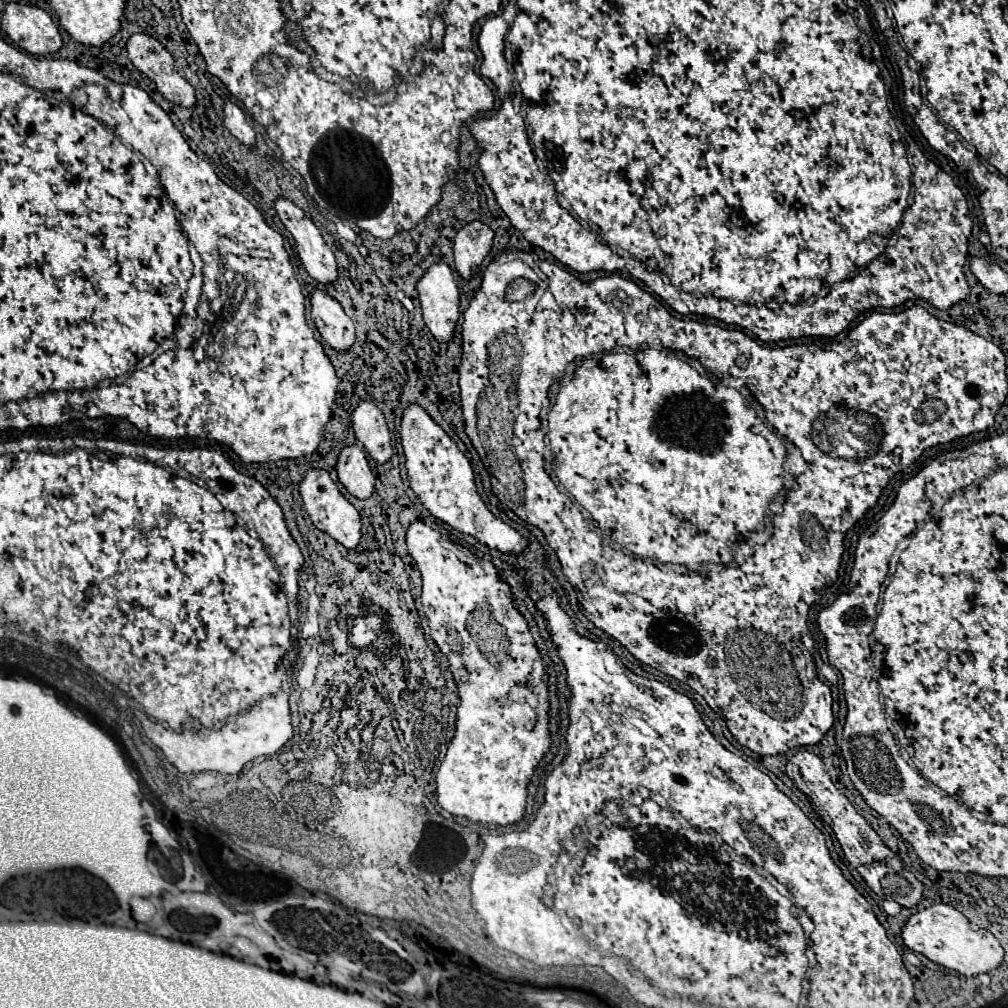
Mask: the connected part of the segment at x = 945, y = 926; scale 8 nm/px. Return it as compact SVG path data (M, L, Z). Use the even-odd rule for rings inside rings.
M944 903L914 913L902 931L902 939L906 947L910 947L912 951L922 953L936 965L952 969L964 977L974 977L998 969L1004 957L1004 949L1000 941L990 931L972 929L970 921L958 909Z

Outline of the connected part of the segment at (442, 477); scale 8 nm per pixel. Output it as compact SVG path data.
M410 405L404 411L402 425L402 447L406 455L406 469L410 477L410 487L422 501L422 505L440 521L448 523L460 533L466 533L478 539L482 545L496 549L506 555L520 557L528 549L528 539L512 529L508 523L500 521L482 501L474 485L474 471L466 455L458 449L458 445L444 433L440 425L432 421L432 417L420 407Z

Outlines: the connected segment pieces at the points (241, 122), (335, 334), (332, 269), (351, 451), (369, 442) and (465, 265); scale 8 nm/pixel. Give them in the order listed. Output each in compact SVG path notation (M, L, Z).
M226 101L224 103L224 127L248 149L256 147L256 133L252 123L246 119L244 111L234 103L234 101Z
M324 289L312 293L312 321L324 343L340 353L348 353L354 345L354 321L344 313L342 305L326 295Z
M278 199L276 213L284 227L292 233L298 257L308 275L316 279L320 285L336 283L340 279L338 263L334 259L332 249L324 243L318 227L308 217L304 217L304 211L296 207L292 201Z
M356 445L342 449L336 463L338 481L346 487L346 491L358 499L368 499L374 493L374 473L366 461L366 455Z
M362 401L356 407L352 413L352 429L374 463L382 465L392 457L394 451L390 445L390 431L382 411L374 403Z
M472 221L464 225L456 237L454 237L454 263L456 271L470 281L480 265L484 263L484 257L490 253L492 247L492 229L480 221Z

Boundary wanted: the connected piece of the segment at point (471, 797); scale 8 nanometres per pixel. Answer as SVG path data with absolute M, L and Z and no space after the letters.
M412 523L406 533L408 553L418 563L422 573L422 607L430 623L430 637L436 641L440 653L448 661L448 669L454 675L458 687L458 715L456 731L436 773L436 795L442 809L452 815L464 815L476 823L510 825L522 819L526 807L526 785L534 767L550 747L548 739L548 715L536 715L526 699L510 701L510 687L526 683L532 663L540 657L532 633L516 611L510 587L500 581L496 567L486 563L484 575L474 575L472 569L462 563L452 549L444 549L442 535L424 523Z

